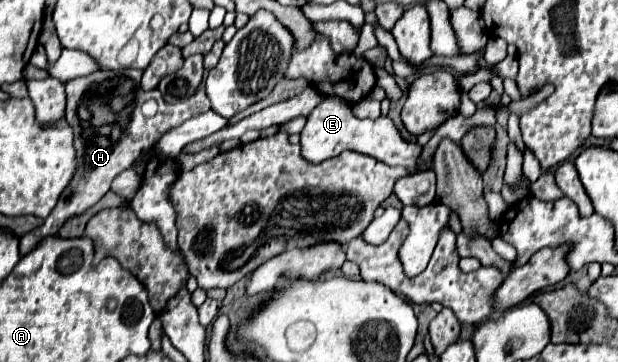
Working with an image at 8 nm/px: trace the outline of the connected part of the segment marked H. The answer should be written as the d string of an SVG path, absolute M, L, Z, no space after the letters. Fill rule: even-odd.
M137 68L99 70L89 76L69 80L65 84L67 88L67 114L65 116L75 134L77 170L75 170L71 184L63 190L59 204L51 210L51 214L43 220L43 224L31 230L29 234L21 236L21 256L31 252L41 238L55 236L67 218L81 214L89 206L99 202L99 198L105 192L109 192L111 180L119 172L127 170L143 150L155 148L155 144L161 140L165 132L181 126L185 120L197 114L203 114L211 108L203 86L189 98L189 104L169 106L163 102L163 96L159 90L145 92L143 88L139 88L141 74L143 72L139 72ZM149 100L157 102L155 112L145 110L145 104ZM95 116L111 116L111 122L97 122Z

